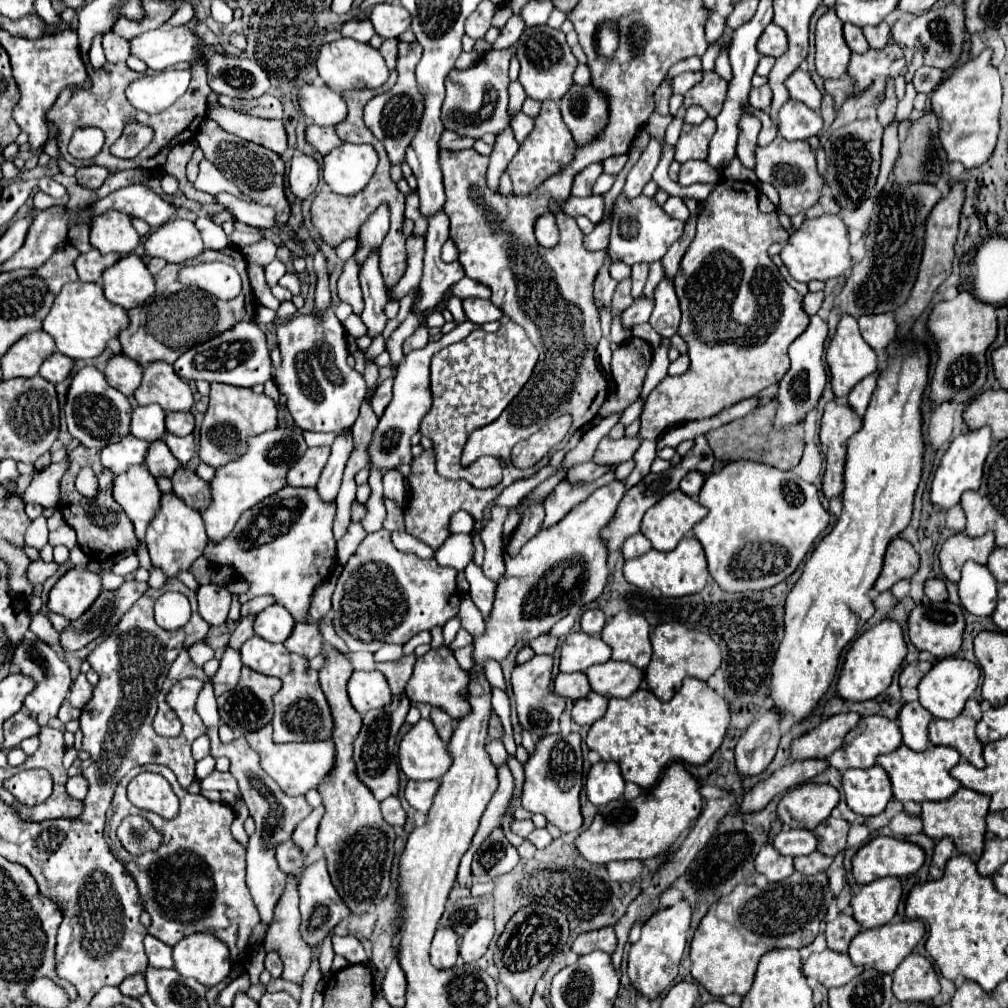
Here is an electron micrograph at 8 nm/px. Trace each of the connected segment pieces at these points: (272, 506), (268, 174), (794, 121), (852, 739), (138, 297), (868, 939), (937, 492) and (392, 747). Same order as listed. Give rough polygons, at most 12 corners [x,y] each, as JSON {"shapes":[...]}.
{"shapes":[[[282,488],[204,550],[308,620],[337,564],[336,502]],[[202,122],[198,146],[242,194],[290,218],[276,152]],[[796,100],[778,112],[786,140],[810,140],[822,130],[822,116]],[[862,716],[830,758],[840,772],[872,768],[902,744],[884,716]],[[126,254],[104,270],[112,304],[130,310],[154,294],[140,256]],[[922,920],[862,930],[852,964],[892,974],[926,934]],[[966,428],[936,468],[930,500],[940,508],[978,490],[992,430]],[[394,696],[364,714],[358,778],[376,800],[398,794],[396,734],[410,708]]]}

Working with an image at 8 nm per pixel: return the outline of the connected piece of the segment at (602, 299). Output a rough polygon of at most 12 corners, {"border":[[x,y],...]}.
{"border":[[610,255],[596,276],[594,300],[604,338],[610,336],[610,300],[616,282],[608,274]]}

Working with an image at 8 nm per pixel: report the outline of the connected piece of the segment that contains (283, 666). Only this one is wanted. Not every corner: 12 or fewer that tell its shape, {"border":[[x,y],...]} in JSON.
{"border":[[252,636],[242,662],[284,682],[274,740],[328,740],[318,670],[284,644]]}

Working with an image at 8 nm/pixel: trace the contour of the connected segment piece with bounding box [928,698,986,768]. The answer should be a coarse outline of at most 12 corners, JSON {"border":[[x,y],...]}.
{"border":[[970,698],[954,720],[932,720],[928,738],[952,746],[976,768],[984,768],[982,742],[974,726],[980,702]]}

